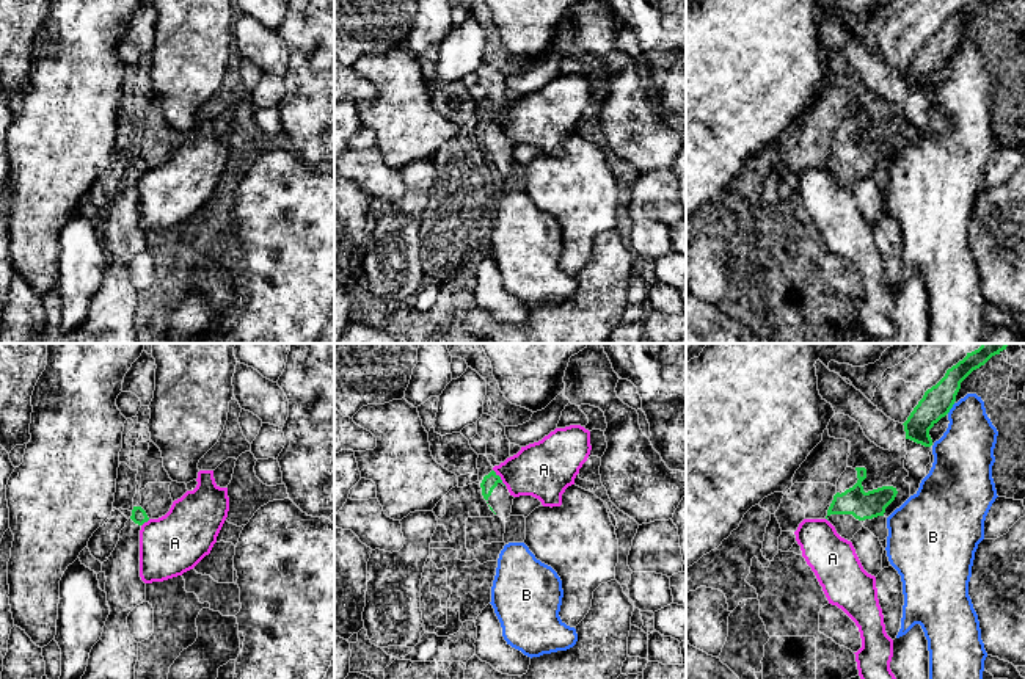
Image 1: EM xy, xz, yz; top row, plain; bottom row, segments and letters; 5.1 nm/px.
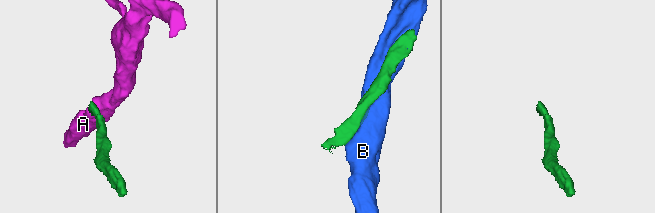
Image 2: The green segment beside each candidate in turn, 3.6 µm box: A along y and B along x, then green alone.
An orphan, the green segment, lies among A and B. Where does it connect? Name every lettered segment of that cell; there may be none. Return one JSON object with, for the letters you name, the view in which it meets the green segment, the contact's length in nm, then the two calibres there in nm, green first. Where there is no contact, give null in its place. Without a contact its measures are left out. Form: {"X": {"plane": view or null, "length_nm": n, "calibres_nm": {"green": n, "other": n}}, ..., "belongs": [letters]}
{"belongs": []}

